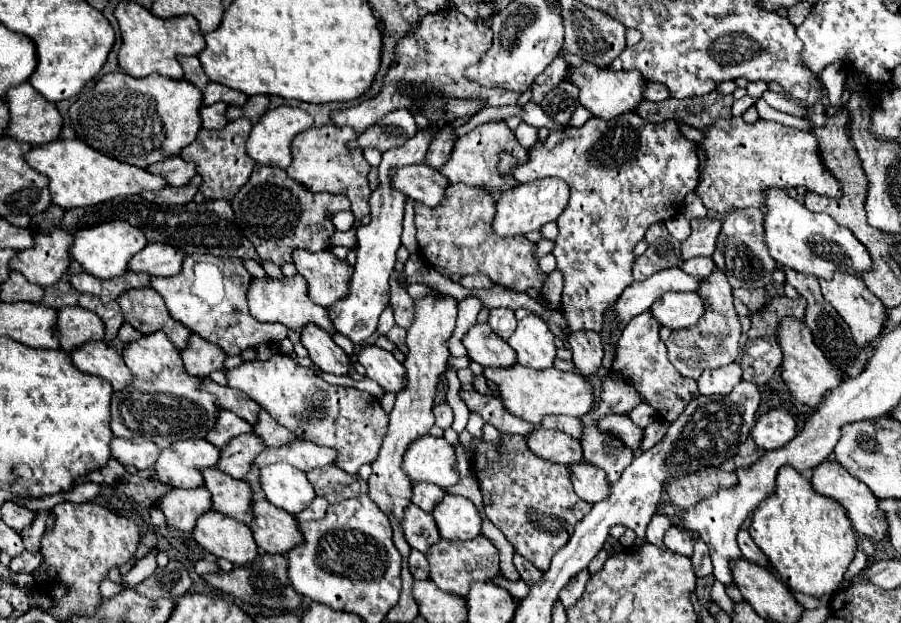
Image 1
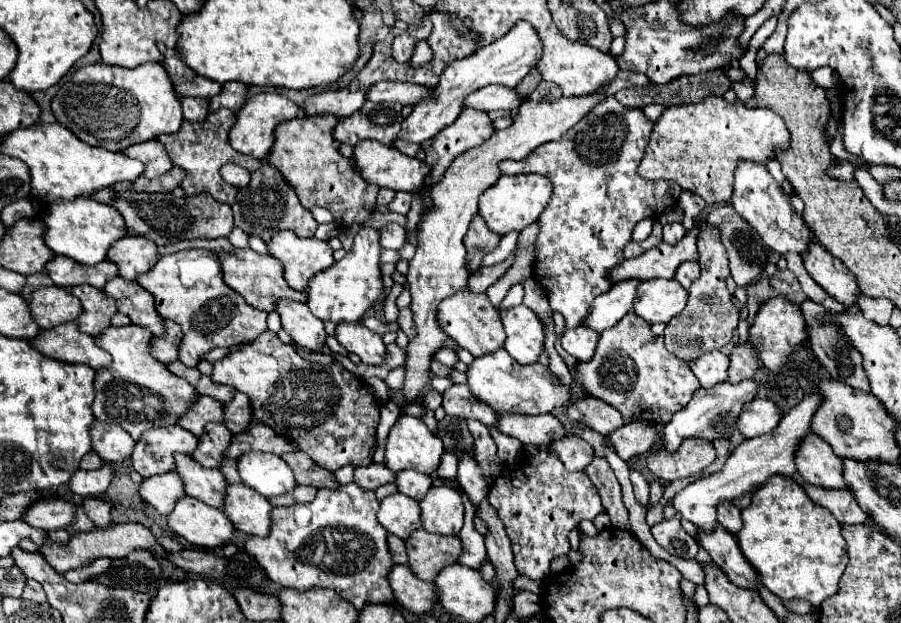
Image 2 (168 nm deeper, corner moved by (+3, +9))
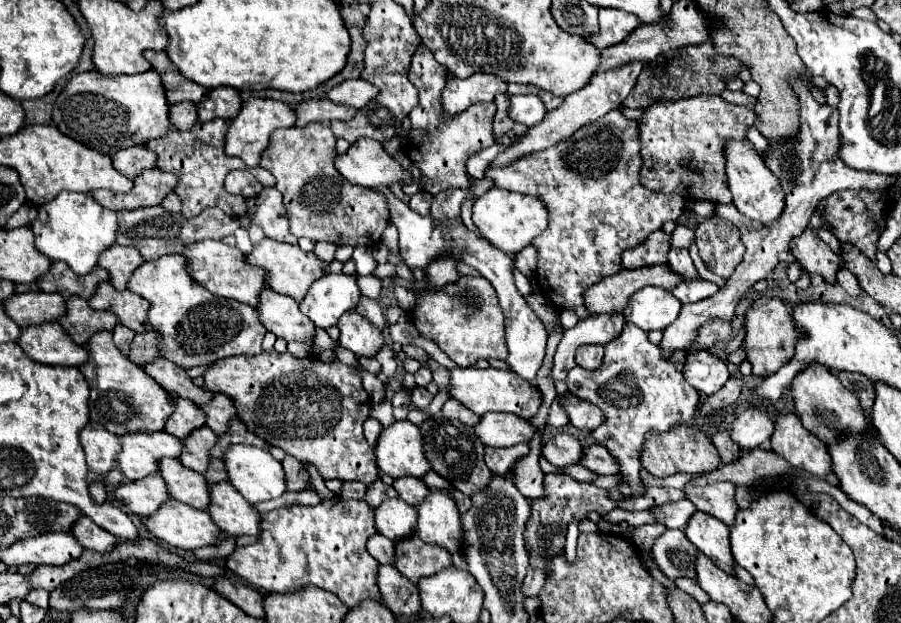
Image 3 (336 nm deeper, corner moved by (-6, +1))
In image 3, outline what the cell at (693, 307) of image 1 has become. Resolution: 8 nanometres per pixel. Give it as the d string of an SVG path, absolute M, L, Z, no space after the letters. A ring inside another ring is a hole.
M646 286L638 290L626 304L624 316L626 322L636 324L638 328L650 330L664 330L668 324L678 318L682 304L668 292L656 286Z

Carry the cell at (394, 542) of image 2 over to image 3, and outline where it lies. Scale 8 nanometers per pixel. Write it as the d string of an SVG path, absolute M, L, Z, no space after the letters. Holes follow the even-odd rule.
M382 534L370 536L366 542L366 550L372 558L378 560L378 564L382 564L382 562L392 564L390 558L394 558L394 542L388 540L386 536L382 536Z

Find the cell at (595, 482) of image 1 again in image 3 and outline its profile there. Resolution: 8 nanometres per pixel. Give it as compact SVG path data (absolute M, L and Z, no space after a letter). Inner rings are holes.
M566 432L554 434L544 446L542 446L542 456L554 464L554 466L568 466L568 464L578 464L582 458L582 446L580 442Z

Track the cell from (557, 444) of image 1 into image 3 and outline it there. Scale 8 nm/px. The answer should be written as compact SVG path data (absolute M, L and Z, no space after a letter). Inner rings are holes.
M482 414L480 422L474 426L474 434L484 446L508 448L520 442L528 442L534 436L534 428L514 414Z

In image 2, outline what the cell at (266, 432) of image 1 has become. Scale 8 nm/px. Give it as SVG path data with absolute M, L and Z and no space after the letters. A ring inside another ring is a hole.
M237 392L233 402L225 404L225 426L239 434L239 432L245 432L249 430L253 424L257 424L257 420L253 418L253 410L251 410L251 400Z

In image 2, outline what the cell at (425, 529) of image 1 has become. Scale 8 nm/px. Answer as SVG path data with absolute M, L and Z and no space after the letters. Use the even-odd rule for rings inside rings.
M401 492L381 500L377 518L389 534L397 534L403 540L407 540L411 536L411 532L421 528L419 502Z

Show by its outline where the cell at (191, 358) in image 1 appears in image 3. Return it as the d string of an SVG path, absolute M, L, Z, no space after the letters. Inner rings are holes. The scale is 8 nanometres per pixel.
M144 324L144 332L136 334L132 344L130 344L130 360L134 364L142 364L142 362L150 362L154 358L158 358L158 334L154 334L150 324Z

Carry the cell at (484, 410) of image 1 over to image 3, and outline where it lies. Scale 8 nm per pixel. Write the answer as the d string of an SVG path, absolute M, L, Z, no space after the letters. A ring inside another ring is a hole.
M446 400L444 406L442 406L442 416L448 418L448 420L460 420L464 422L466 426L474 426L474 422L478 422L478 416L472 414L472 410L466 410L460 402L454 402L454 400Z

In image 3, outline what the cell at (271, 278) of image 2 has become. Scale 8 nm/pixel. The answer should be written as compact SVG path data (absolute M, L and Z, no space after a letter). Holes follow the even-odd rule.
M204 240L204 242L194 242L194 246L186 246L182 250L182 256L186 258L188 274L200 286L206 286L206 290L210 290L212 294L234 298L250 306L258 304L258 290L266 288L266 282L262 282L262 270L246 264L246 258L238 248L226 246L216 240Z

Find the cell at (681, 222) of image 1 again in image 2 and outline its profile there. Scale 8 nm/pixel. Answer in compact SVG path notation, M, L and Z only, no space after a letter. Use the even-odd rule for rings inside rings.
M669 222L663 226L663 240L669 244L679 242L685 236L685 228L681 222Z

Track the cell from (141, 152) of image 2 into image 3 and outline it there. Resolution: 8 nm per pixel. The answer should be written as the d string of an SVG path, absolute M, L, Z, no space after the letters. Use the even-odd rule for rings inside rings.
M134 146L134 148L126 148L120 150L112 156L112 166L124 174L126 178L136 178L142 170L146 168L154 168L154 154L150 150L146 150L144 146Z

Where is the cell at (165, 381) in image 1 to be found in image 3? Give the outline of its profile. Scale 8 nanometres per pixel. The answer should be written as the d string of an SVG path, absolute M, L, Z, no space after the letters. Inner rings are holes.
M112 332L94 334L84 348L88 350L88 360L78 366L82 376L90 386L90 420L102 424L112 434L128 432L154 432L162 430L166 418L170 416L172 396L166 394L152 378L146 378L142 366L132 364L112 342ZM92 362L92 368L90 368Z

